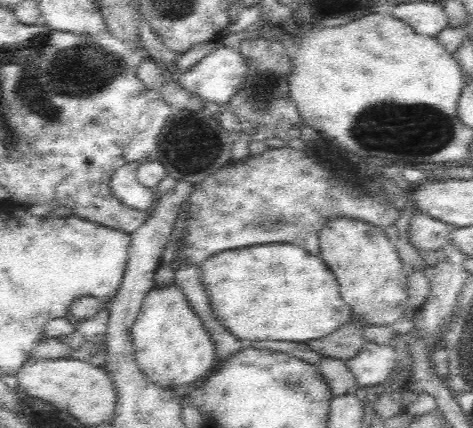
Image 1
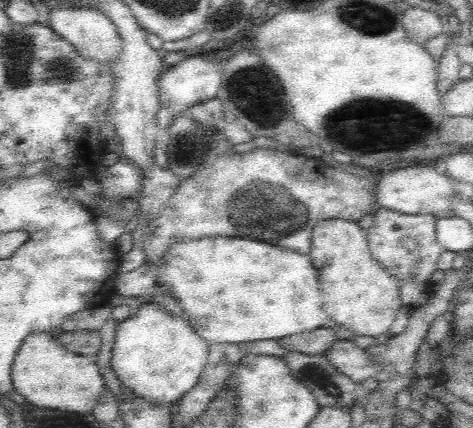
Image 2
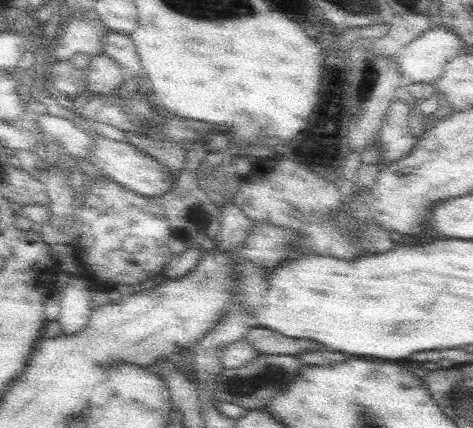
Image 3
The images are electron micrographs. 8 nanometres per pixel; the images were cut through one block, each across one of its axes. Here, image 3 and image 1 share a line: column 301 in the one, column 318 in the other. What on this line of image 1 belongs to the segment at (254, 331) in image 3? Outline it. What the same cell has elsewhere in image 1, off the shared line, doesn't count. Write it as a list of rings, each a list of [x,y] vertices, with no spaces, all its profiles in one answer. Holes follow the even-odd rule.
[[[350,320],[348,324],[336,328],[336,332],[318,338],[318,340],[308,340],[308,346],[312,350],[316,350],[318,354],[326,356],[326,358],[338,358],[338,360],[352,360],[354,356],[358,356],[358,352],[364,348],[364,344],[368,342],[362,334],[362,322],[358,320]]]

